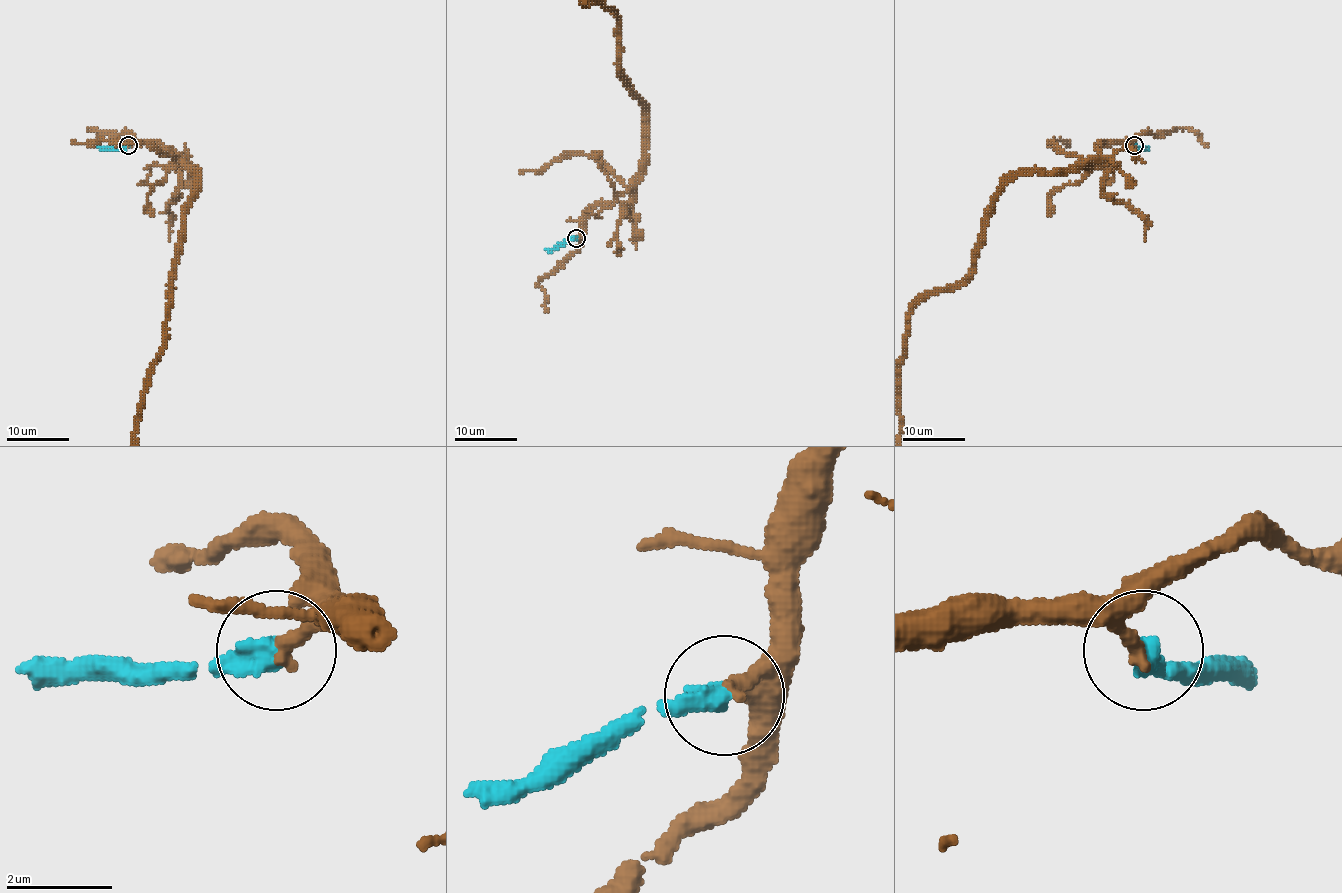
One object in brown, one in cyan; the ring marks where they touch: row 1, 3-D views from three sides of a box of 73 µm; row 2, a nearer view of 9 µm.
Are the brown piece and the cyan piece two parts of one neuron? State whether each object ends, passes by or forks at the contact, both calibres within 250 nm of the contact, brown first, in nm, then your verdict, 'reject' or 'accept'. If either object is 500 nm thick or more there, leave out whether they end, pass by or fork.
brown ends; cyan ends; calibres 300 and 440 nm; accept

